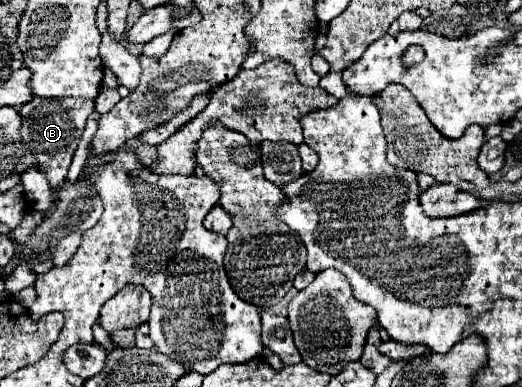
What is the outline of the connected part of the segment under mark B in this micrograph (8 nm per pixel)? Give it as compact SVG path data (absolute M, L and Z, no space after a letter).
M32 98L30 102L18 108L22 116L22 142L34 148L34 154L40 154L40 172L46 176L52 192L54 204L50 204L50 212L44 212L44 218L54 214L58 188L66 180L66 172L72 162L72 154L80 142L86 118L90 116L94 102L90 100L76 100L76 98Z

